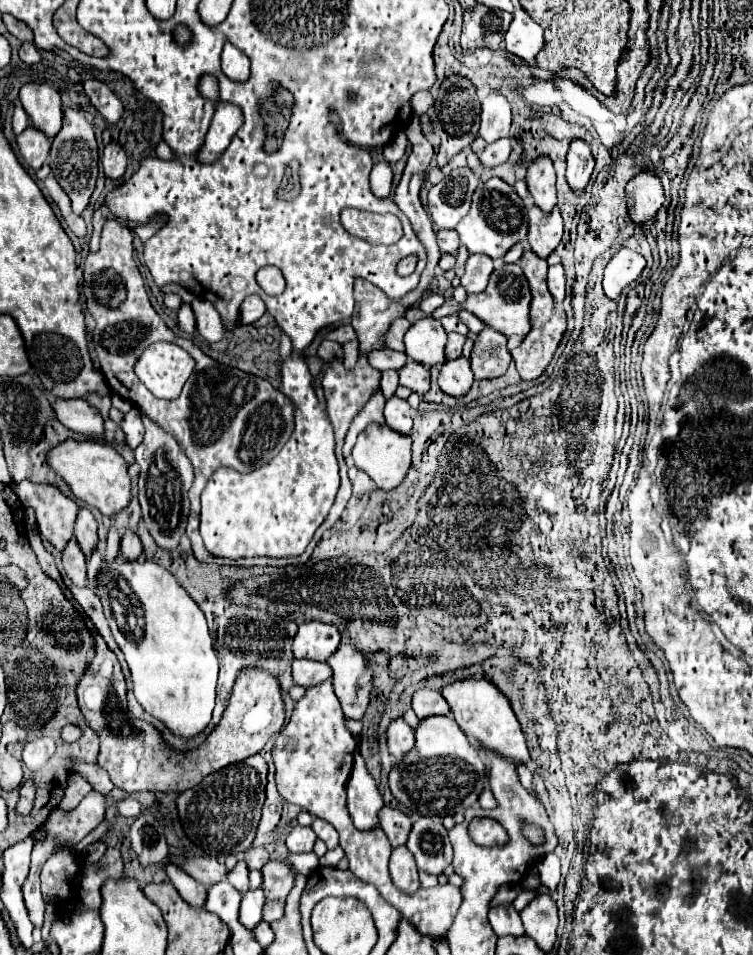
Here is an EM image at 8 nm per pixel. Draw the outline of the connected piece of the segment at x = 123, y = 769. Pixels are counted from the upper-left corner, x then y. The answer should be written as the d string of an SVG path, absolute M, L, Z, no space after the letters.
M94 629L92 637L96 641L94 659L86 665L82 681L78 683L78 707L84 713L86 725L100 737L100 753L96 757L96 763L108 771L110 779L122 791L134 793L146 789L182 793L198 785L210 773L256 755L266 745L266 741L280 731L284 723L284 703L280 699L278 681L262 669L242 669L218 727L210 733L202 747L186 755L178 755L164 747L160 733L150 723L136 719L128 711L126 681L120 663L116 655L106 647L102 637L98 641L98 633Z

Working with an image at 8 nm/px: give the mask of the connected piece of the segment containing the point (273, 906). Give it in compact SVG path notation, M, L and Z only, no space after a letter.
M285 900L269 901L263 908L263 920L272 923L276 919L281 919L284 915Z

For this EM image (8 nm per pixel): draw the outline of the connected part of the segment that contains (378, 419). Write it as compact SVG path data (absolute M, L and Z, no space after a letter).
M378 389L378 391L374 391L374 393L372 393L372 397L368 399L368 403L366 403L366 405L360 409L360 413L354 417L354 421L352 421L350 429L348 429L348 435L346 435L346 443L344 443L344 447L342 447L344 457L348 457L348 455L350 455L350 451L352 451L354 443L356 443L358 433L360 433L360 431L364 431L368 423L376 423L378 425L385 424L385 418L383 415L385 402L386 399L384 399L382 391Z

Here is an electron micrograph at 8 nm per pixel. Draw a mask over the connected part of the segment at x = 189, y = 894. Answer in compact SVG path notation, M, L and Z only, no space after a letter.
M168 863L164 867L170 883L178 889L178 893L192 905L202 907L204 905L204 895L206 895L206 887L202 883L198 883L196 879L192 879L190 875L186 875L184 871L180 871L176 865Z

